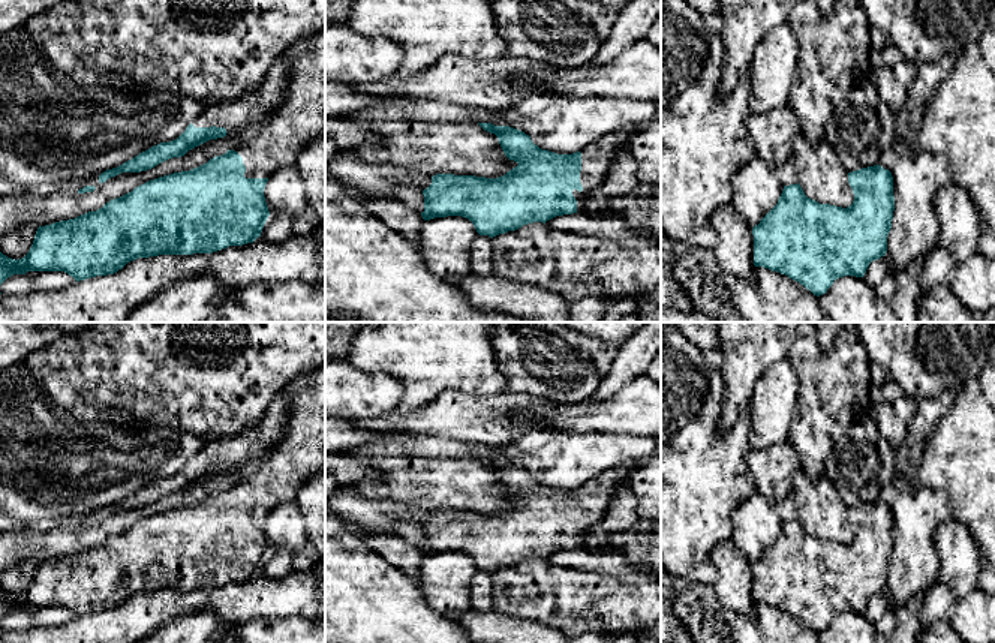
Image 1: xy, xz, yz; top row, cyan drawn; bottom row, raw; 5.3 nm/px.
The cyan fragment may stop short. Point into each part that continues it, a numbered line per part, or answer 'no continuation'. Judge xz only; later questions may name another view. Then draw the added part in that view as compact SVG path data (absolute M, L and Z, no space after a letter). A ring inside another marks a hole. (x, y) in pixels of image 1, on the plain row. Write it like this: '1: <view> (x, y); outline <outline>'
1: xz (597, 495); outline M620 466L605 471L602 475L584 483L581 489L580 519L583 526L572 526L577 535L577 547L584 549L590 535L590 528L602 520L616 496L620 484L629 483L631 466Z

